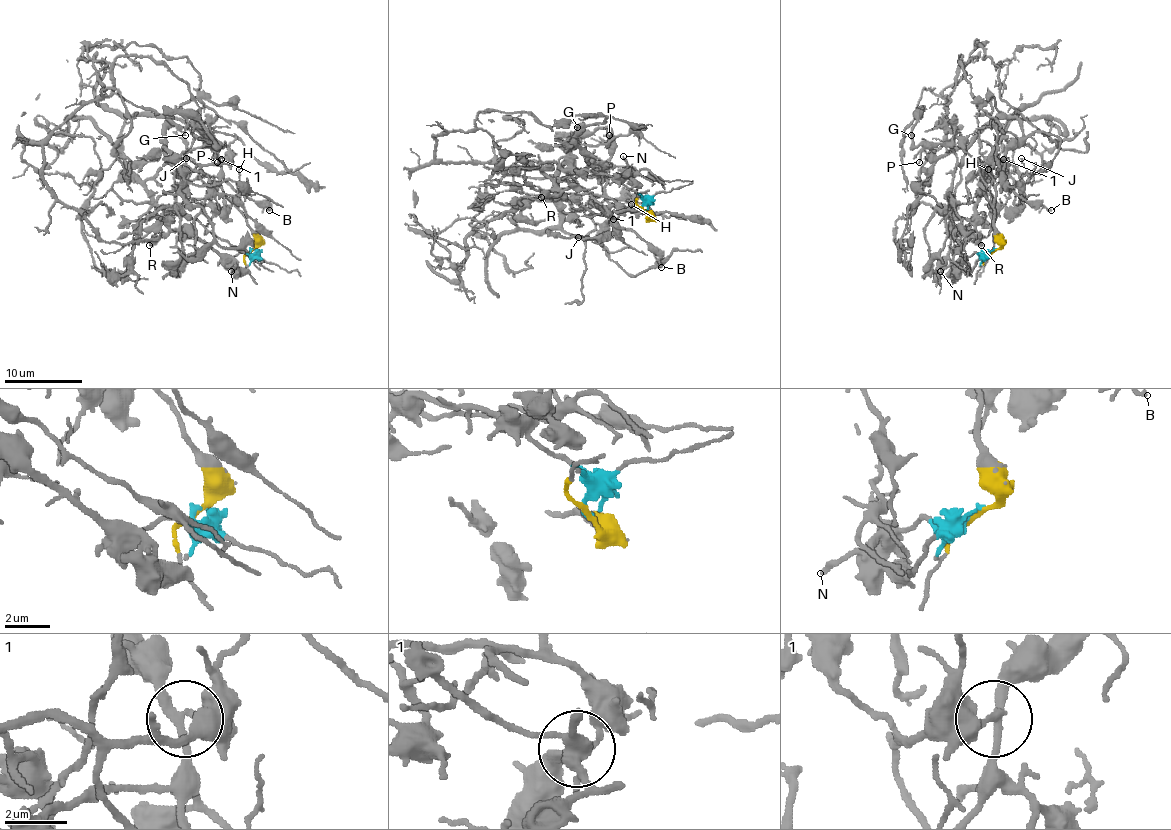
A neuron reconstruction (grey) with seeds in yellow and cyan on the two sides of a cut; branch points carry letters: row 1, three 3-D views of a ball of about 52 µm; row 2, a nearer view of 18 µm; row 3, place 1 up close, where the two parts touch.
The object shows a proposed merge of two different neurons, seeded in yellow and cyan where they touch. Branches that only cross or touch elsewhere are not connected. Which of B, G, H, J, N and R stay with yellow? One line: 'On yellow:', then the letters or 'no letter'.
On yellow: B, G, H, J

